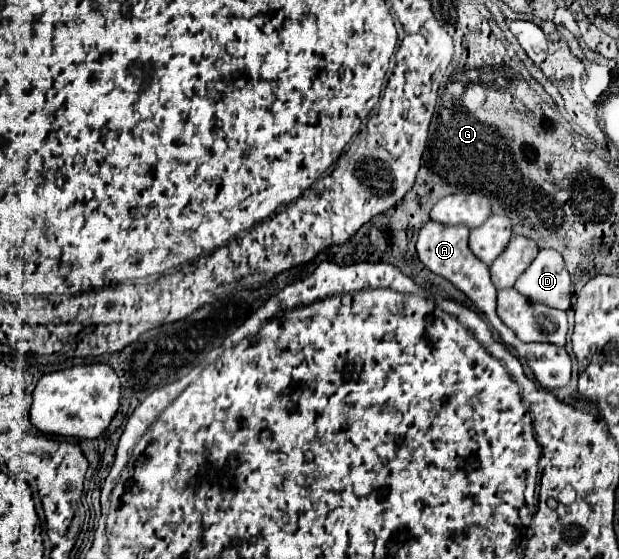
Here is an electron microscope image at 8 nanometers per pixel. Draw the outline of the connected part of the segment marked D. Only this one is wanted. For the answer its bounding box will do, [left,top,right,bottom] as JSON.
[515,249,571,311]

